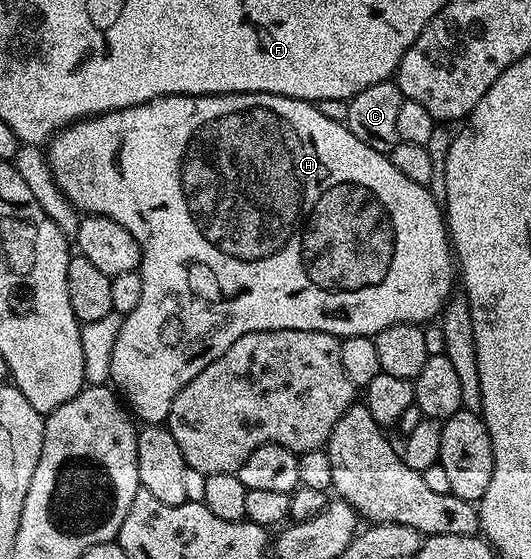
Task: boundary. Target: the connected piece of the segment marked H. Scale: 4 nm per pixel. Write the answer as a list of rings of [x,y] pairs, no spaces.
[[[223,93],[222,95],[202,95],[201,97],[195,97],[194,95],[159,97],[141,105],[126,107],[125,109],[110,111],[109,113],[99,113],[96,117],[85,117],[82,121],[75,121],[73,125],[67,125],[65,129],[60,130],[55,137],[47,142],[46,154],[50,163],[50,171],[70,204],[81,214],[91,215],[97,213],[103,217],[114,219],[114,223],[122,223],[122,227],[126,227],[126,231],[130,231],[130,235],[134,235],[134,239],[140,248],[145,288],[144,298],[142,303],[138,303],[138,307],[134,307],[134,311],[126,314],[120,322],[118,339],[114,339],[114,351],[110,359],[110,381],[114,386],[115,392],[123,398],[127,408],[134,414],[135,420],[144,425],[158,425],[167,422],[168,412],[178,395],[178,391],[182,391],[182,387],[186,387],[186,383],[190,383],[190,379],[194,379],[194,375],[202,375],[202,371],[206,371],[206,367],[210,367],[210,363],[214,363],[214,359],[218,359],[223,353],[230,351],[230,347],[234,343],[238,343],[238,339],[242,339],[242,335],[253,333],[254,331],[293,329],[294,331],[322,331],[341,339],[353,337],[354,335],[375,338],[377,333],[399,321],[423,326],[425,324],[424,321],[430,320],[431,317],[439,318],[444,304],[453,292],[454,250],[450,244],[445,210],[438,204],[437,198],[432,196],[431,188],[427,185],[411,182],[410,179],[402,175],[402,172],[398,171],[397,167],[394,167],[389,154],[379,153],[370,147],[366,147],[366,143],[362,143],[362,139],[358,139],[358,135],[354,135],[345,122],[326,119],[326,115],[322,115],[319,104],[311,101],[299,101],[293,97],[283,97],[273,93]]]

